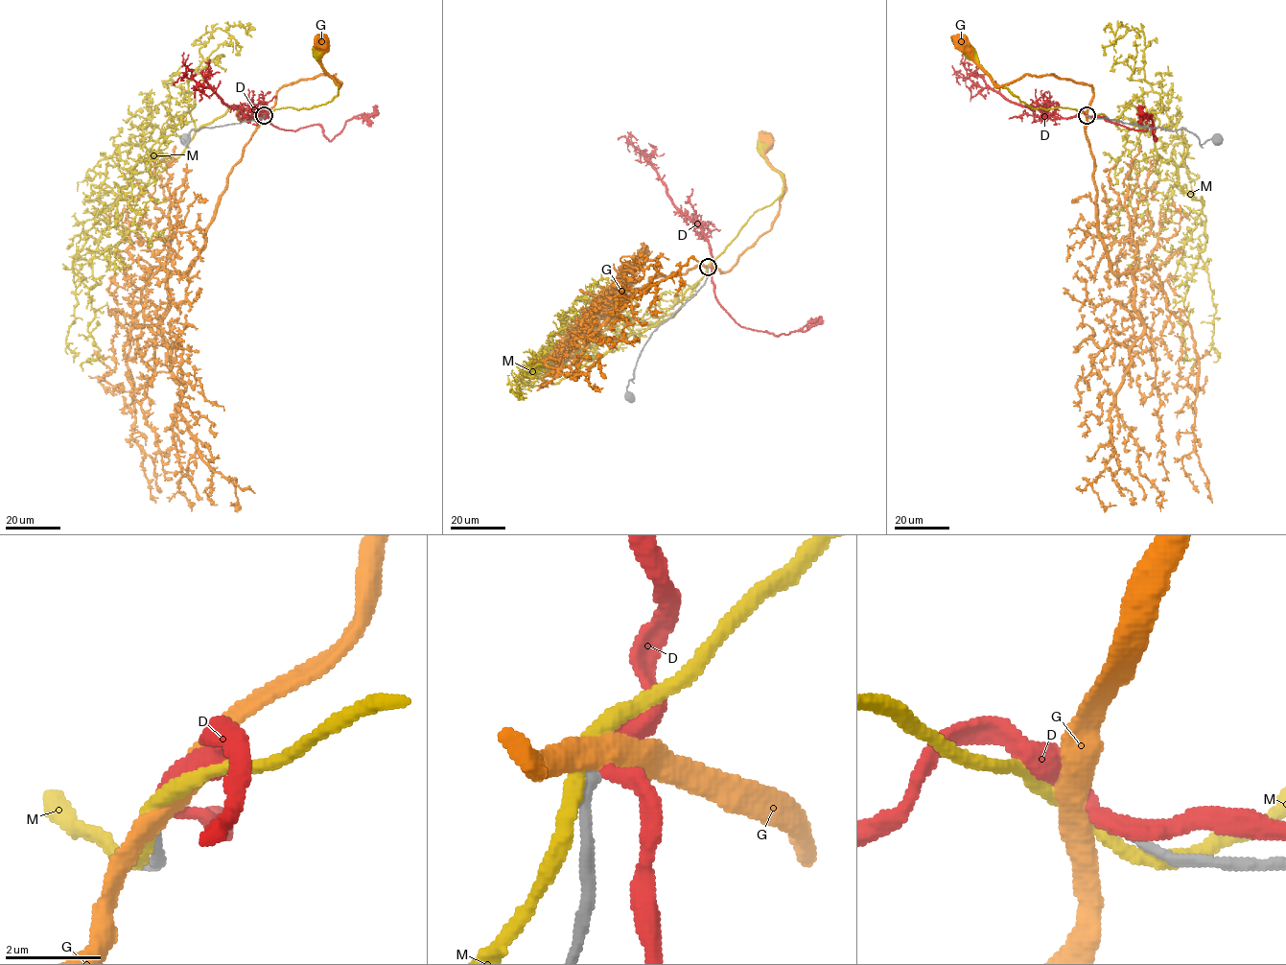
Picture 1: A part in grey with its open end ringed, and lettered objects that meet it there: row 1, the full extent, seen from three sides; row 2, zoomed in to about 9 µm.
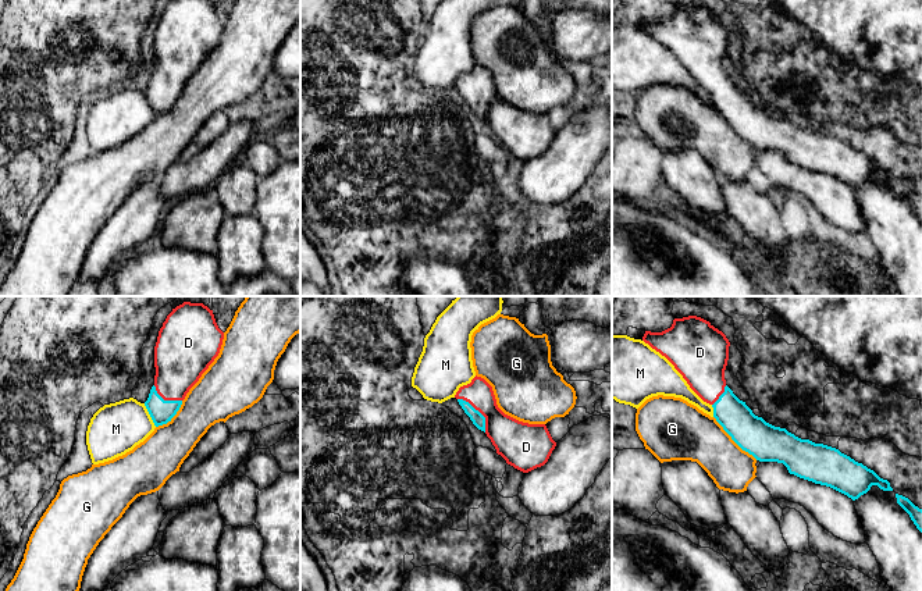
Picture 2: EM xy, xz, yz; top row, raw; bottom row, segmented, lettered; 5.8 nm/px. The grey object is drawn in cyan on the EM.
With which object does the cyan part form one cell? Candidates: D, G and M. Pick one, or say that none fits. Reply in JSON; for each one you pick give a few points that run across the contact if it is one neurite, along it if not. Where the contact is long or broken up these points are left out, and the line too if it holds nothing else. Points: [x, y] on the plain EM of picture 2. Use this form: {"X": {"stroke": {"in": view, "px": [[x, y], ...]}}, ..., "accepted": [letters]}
{"accepted": ["D"]}

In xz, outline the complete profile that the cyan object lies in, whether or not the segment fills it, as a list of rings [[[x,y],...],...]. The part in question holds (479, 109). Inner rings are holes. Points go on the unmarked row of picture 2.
[[[476,64],[470,72],[459,76],[455,86],[508,153],[528,161],[548,150],[556,131],[547,114],[523,111],[505,103],[484,67]]]

